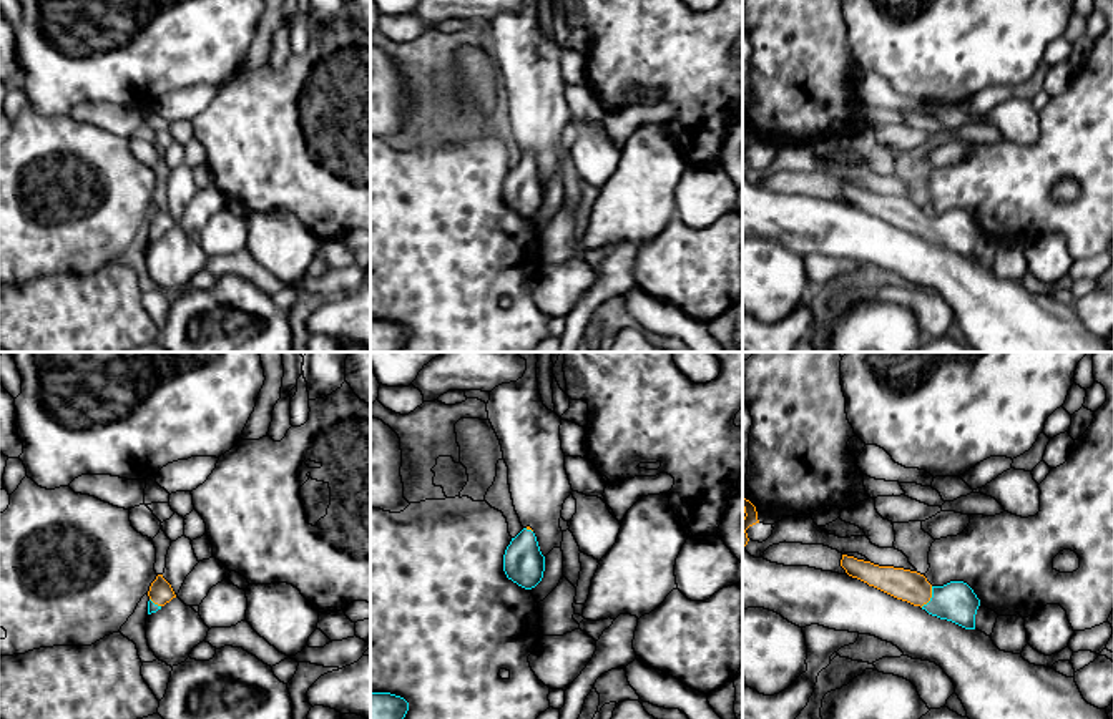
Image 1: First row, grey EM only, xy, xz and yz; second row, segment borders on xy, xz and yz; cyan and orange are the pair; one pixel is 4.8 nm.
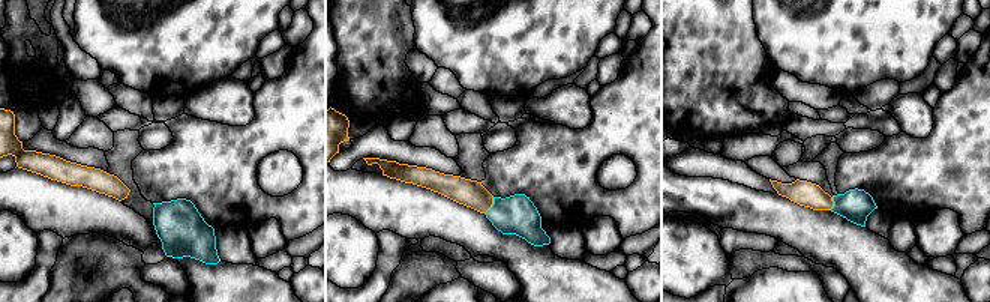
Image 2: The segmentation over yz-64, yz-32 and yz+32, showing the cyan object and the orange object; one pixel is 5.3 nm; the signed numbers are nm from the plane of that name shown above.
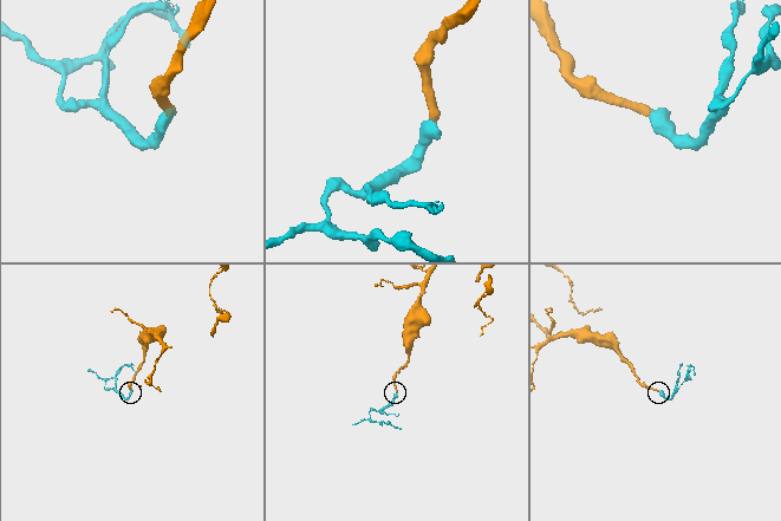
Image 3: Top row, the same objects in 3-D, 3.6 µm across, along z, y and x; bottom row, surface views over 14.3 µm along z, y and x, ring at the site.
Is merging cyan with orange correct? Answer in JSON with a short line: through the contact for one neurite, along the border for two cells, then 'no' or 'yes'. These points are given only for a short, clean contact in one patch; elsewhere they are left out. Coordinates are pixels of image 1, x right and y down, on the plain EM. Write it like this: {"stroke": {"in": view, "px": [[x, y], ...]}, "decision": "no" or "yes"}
{"stroke": {"in": "yz", "px": [[956, 229], [931, 226], [906, 213]]}, "decision": "yes"}

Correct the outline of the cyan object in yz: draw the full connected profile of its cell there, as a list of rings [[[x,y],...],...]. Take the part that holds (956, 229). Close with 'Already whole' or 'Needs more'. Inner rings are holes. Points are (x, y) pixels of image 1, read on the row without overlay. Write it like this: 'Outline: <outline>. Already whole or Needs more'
Outline: [[[842,183],[841,194],[849,204],[897,227],[920,234],[932,244],[952,249],[965,257],[975,257],[975,242],[980,227],[963,209],[932,214],[927,206],[917,199],[879,194],[847,183]]]. Needs more

